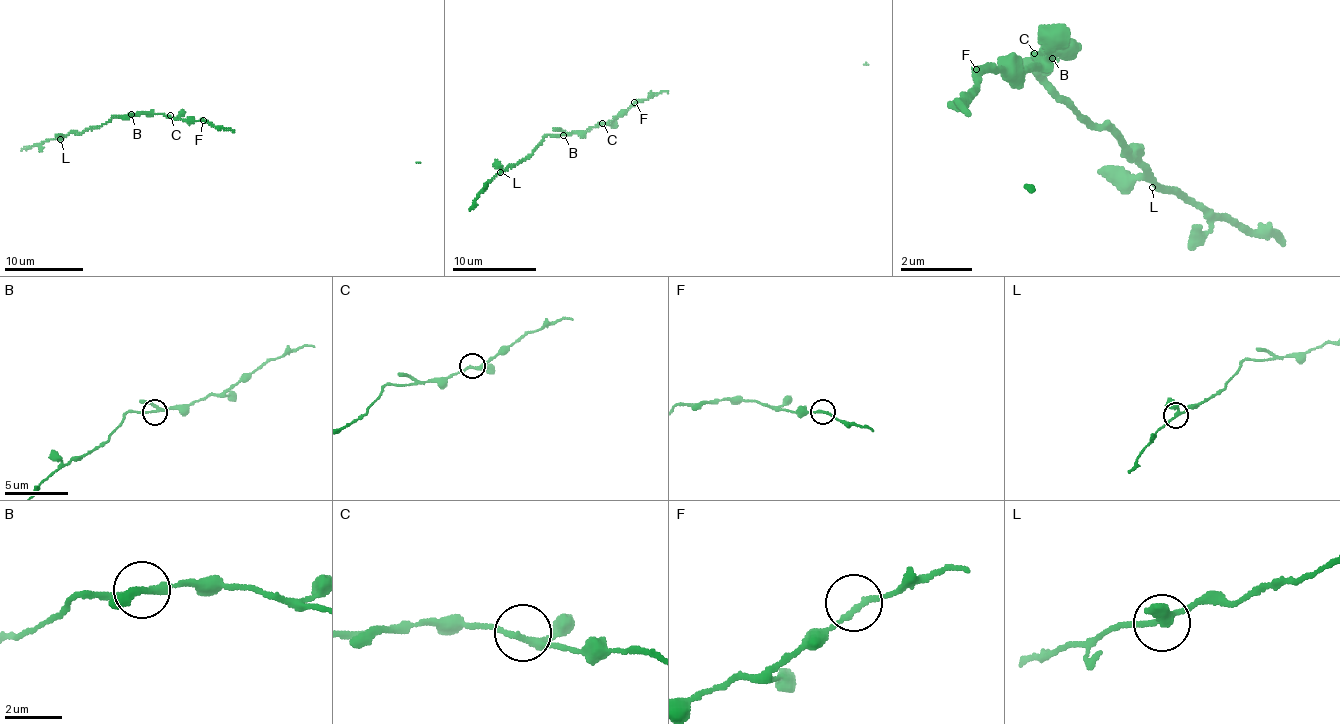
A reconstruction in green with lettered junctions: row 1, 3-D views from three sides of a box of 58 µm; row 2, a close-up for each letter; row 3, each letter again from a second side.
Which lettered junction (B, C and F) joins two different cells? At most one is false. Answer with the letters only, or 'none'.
none

